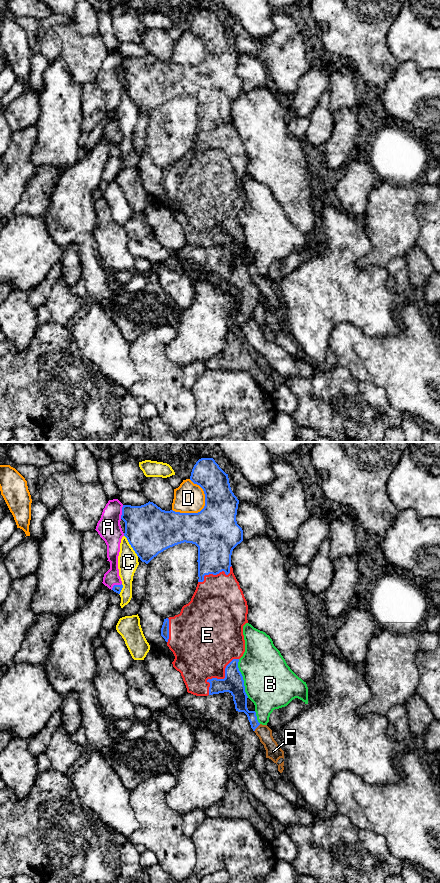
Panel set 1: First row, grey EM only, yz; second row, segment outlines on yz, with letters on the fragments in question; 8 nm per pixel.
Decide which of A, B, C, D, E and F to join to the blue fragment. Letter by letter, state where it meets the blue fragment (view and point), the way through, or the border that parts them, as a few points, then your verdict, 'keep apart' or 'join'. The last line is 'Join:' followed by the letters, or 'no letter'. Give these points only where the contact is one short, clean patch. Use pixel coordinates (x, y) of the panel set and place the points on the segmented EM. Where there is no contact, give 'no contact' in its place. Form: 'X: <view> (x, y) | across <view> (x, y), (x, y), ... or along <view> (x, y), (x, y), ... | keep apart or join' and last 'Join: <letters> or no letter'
A: yz (122, 512) | join
B: yz (242, 678) | keep apart
C: yz (131, 546) | keep apart
D: yz (196, 513) | keep apart
E: yz (220, 679) | join
F: yz (256, 727) | across yz (240, 701), (256, 727), (265, 736), (273, 751) | join
Join: A, E, F

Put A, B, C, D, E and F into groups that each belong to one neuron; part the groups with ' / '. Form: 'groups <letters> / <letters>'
groups A E F / B / C / D

